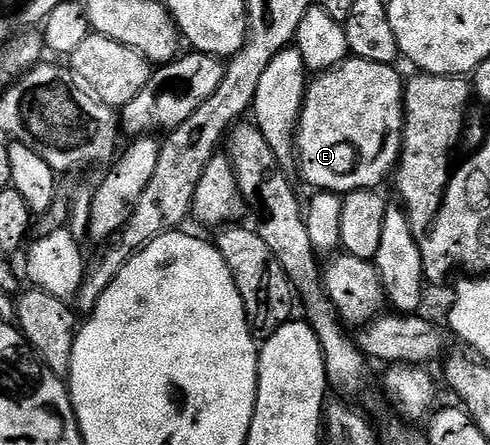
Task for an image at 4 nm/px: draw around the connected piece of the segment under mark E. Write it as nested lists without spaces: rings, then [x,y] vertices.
[[[348,58],[340,62],[337,66],[333,66],[328,72],[318,73],[318,75],[308,83],[307,93],[303,99],[303,109],[299,114],[299,129],[295,132],[295,150],[297,153],[299,172],[303,175],[304,182],[311,187],[311,190],[337,192],[340,194],[356,192],[362,188],[375,190],[380,187],[378,184],[381,183],[386,176],[388,179],[388,177],[392,175],[393,169],[399,160],[399,153],[403,148],[403,89],[405,87],[405,80],[399,77],[397,69],[398,67],[390,64]]]

